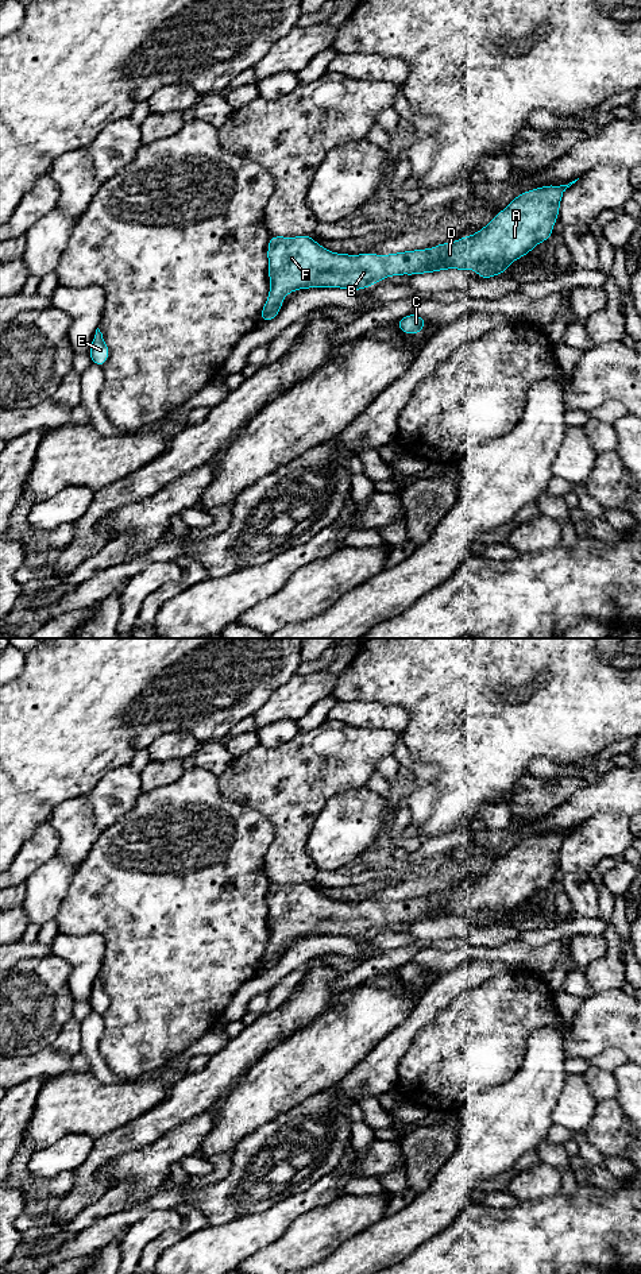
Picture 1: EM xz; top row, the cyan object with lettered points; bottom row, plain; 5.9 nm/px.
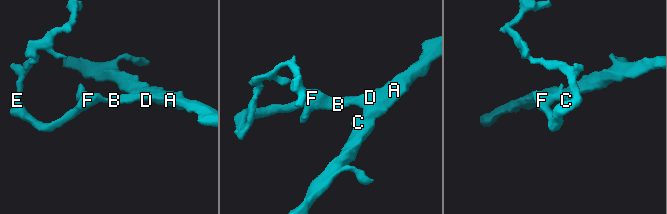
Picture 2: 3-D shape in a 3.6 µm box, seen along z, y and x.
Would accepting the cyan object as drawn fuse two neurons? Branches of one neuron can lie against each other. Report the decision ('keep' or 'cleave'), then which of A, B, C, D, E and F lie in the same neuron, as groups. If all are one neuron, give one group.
keep | A B C D E F

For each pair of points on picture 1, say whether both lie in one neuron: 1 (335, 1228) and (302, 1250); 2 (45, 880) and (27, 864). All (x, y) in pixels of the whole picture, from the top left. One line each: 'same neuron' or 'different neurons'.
1: same neuron
2: different neurons

